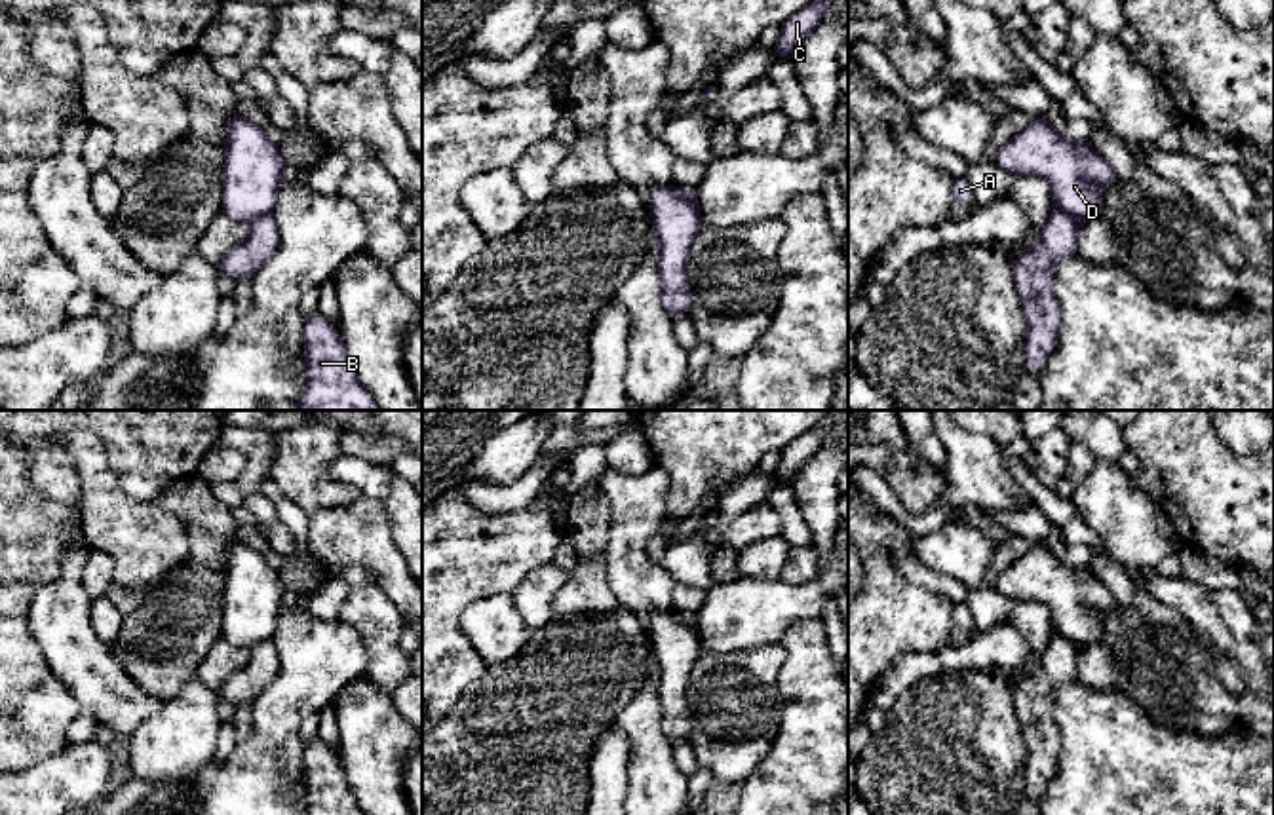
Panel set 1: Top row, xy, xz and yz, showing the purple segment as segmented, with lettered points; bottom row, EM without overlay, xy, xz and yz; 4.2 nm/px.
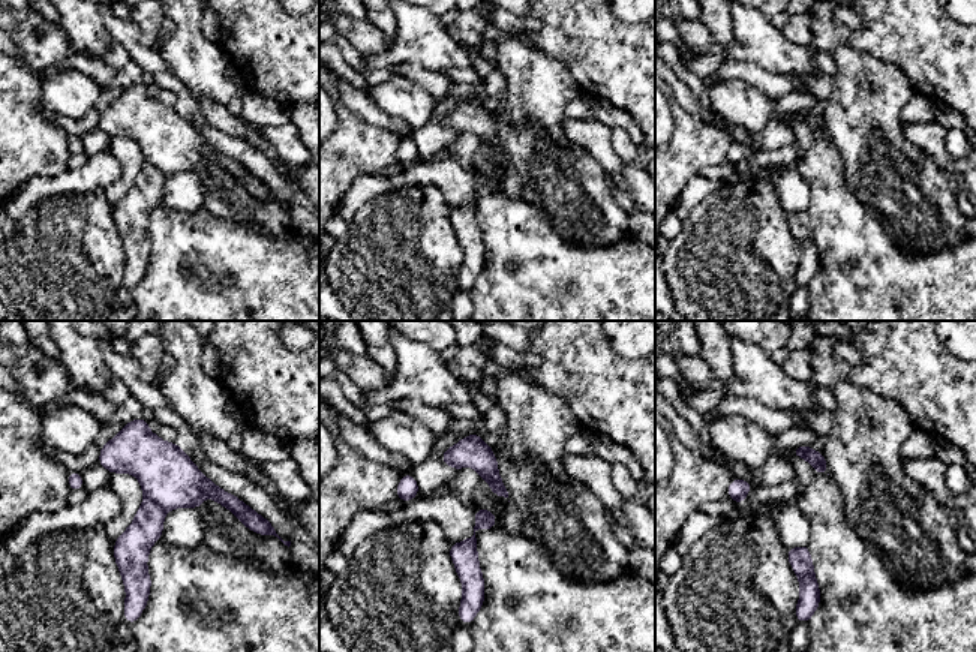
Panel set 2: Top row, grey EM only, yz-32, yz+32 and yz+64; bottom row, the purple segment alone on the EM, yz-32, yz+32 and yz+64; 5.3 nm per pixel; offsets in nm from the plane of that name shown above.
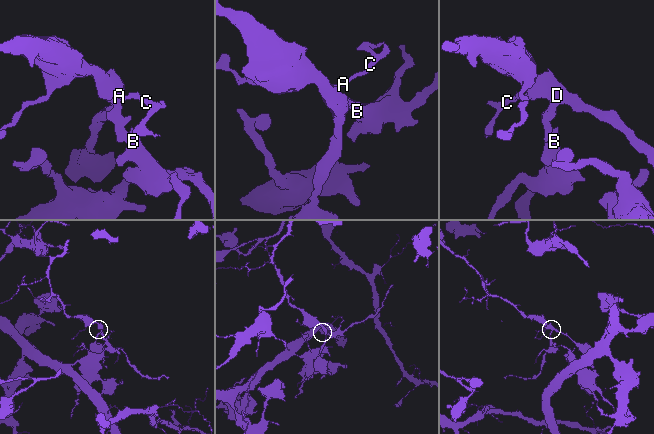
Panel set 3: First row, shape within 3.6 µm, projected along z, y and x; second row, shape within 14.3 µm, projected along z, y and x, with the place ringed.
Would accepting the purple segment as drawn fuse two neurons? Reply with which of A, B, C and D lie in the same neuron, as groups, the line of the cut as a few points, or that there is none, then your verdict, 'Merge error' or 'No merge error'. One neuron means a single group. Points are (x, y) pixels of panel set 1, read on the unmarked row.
Groups: A C D / B. Split along xz (677, 612), (685, 624), (696, 627). Merge error

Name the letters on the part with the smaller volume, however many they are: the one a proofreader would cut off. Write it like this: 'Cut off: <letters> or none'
Cut off: B

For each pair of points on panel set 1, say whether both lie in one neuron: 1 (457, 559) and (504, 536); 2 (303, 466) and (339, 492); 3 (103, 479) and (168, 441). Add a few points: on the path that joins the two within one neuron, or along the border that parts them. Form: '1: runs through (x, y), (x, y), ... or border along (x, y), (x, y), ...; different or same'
1: runs through (468, 555), (485, 555), (493, 548); same
2: runs through (312, 475), (318, 475), (329, 487); same
3: border along (94, 432), (105, 447), (116, 483), (147, 502); different

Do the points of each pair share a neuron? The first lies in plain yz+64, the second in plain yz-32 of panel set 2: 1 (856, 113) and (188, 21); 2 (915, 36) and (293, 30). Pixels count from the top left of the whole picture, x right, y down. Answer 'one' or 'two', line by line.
1: one
2: one

